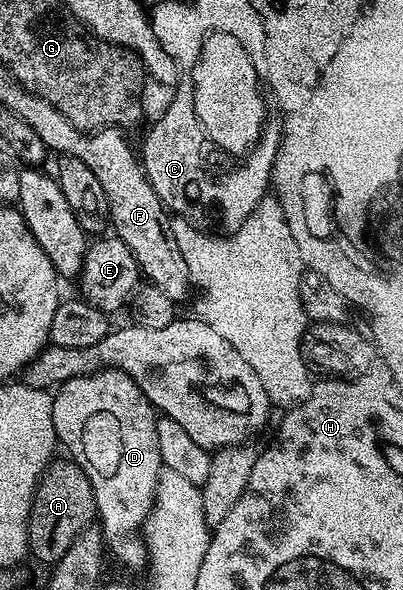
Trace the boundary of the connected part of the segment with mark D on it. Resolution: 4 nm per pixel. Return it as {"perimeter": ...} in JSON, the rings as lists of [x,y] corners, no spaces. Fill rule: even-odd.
{"perimeter":[[[101,369],[89,375],[79,375],[60,384],[52,401],[52,416],[56,438],[73,451],[75,462],[86,473],[94,489],[98,526],[104,533],[107,550],[120,563],[142,568],[149,562],[141,527],[146,522],[155,501],[156,482],[162,468],[158,453],[158,412],[152,402],[138,389],[125,371]]]}

